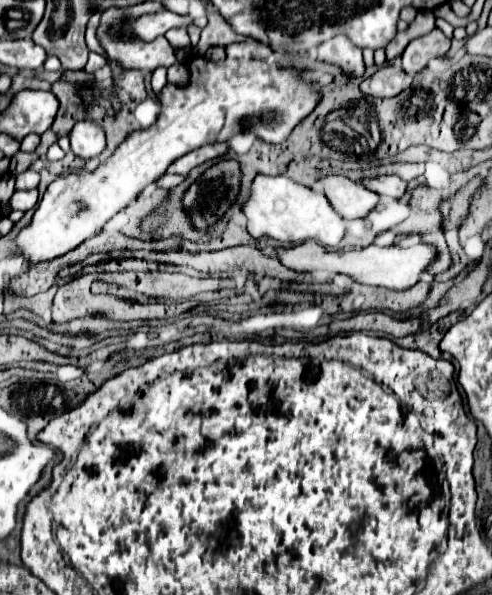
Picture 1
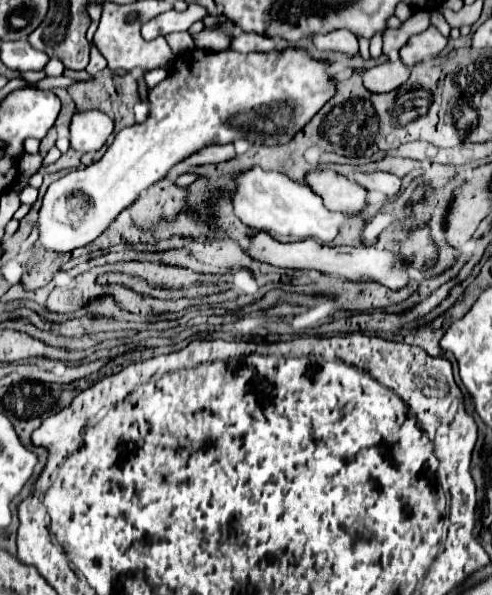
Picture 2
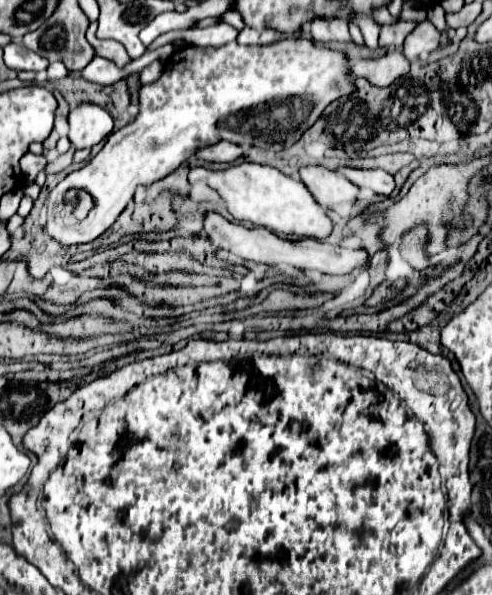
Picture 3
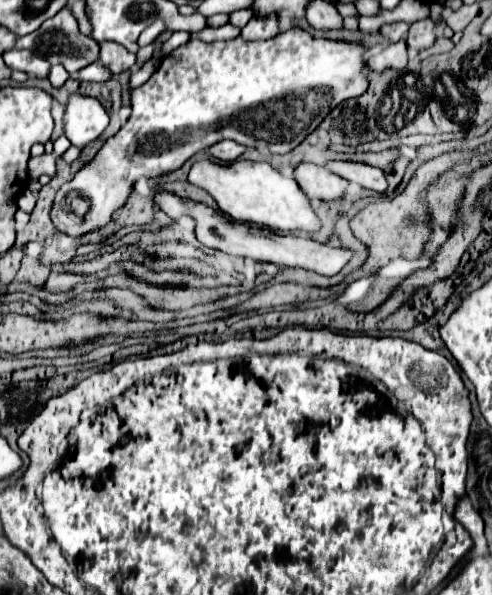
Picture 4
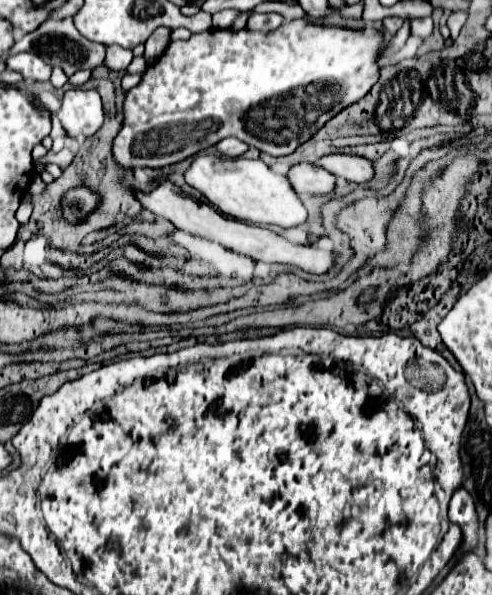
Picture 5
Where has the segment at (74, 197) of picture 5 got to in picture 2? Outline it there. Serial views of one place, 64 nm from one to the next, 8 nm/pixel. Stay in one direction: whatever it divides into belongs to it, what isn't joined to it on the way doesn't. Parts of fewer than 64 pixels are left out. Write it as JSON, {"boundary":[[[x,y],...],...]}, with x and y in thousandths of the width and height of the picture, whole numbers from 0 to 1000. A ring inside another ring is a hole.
{"boundary":[[[394,81],[386,87],[370,87],[350,104],[341,128],[321,145],[301,148],[301,175],[305,175],[301,198],[285,208],[244,218],[232,239],[215,249],[215,259],[203,269],[187,272],[187,279],[142,286],[130,299],[102,309],[77,366],[77,383],[81,383],[77,407],[106,424],[142,424],[150,417],[175,413],[187,403],[195,403],[228,376],[228,370],[256,346],[264,346],[297,316],[329,303],[350,279],[390,262],[407,249],[423,242],[476,239],[488,232],[537,245],[585,242],[679,158],[683,158],[683,138],[671,128],[671,104],[634,97],[618,81],[581,81],[573,87],[504,87],[504,91],[480,87],[472,81],[447,87]],[[150,323],[175,329],[183,343],[167,366],[159,366],[159,360],[142,360],[142,350],[134,343],[134,333]]]}

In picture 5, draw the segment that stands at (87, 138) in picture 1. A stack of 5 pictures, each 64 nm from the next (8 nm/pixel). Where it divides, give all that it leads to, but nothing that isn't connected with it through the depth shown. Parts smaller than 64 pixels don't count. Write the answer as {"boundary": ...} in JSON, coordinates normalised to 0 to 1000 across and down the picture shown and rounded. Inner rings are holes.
{"boundary":[[[138,151],[114,195],[142,232],[179,232],[211,205],[203,158],[195,151]]]}

